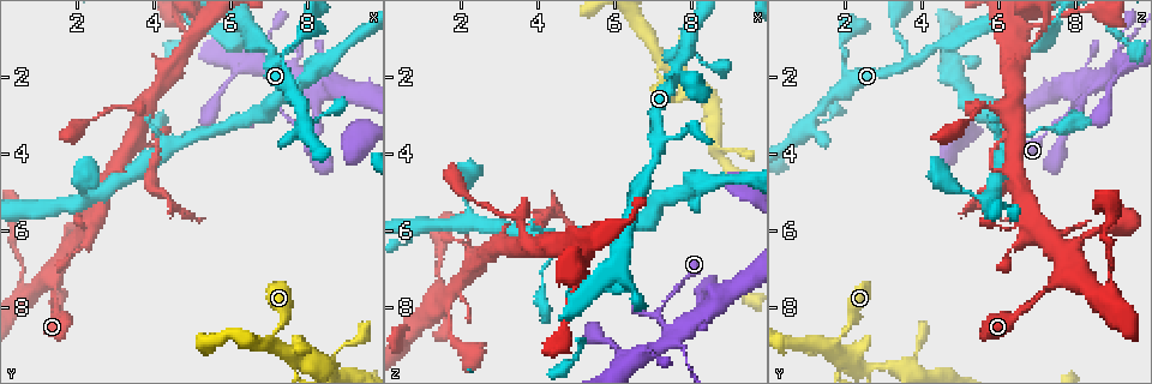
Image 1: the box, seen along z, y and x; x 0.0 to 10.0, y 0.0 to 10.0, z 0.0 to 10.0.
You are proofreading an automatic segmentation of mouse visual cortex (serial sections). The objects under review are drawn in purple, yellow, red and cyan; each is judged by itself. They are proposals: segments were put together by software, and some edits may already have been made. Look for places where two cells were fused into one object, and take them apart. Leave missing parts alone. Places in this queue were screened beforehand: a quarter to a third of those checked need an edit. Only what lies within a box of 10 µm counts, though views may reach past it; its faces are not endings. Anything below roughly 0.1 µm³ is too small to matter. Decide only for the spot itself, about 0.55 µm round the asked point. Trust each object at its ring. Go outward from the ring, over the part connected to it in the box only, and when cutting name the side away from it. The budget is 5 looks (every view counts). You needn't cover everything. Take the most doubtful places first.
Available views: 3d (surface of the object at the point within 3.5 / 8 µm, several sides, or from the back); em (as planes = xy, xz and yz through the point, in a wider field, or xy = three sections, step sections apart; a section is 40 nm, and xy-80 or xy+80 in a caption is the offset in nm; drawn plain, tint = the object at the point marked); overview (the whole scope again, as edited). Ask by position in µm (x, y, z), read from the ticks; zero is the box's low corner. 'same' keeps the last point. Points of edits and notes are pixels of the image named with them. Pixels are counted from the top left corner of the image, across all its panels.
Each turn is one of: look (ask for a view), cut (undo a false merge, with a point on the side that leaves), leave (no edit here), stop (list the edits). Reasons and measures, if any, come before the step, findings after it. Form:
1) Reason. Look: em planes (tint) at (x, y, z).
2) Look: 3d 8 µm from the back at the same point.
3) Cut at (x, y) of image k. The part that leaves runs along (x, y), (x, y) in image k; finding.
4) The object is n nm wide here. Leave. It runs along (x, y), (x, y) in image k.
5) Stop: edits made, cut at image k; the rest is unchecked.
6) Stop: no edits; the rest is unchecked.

Narrows sharply. Look: em xy step 5 (tint) at (7.35, 9.05, 1.75).

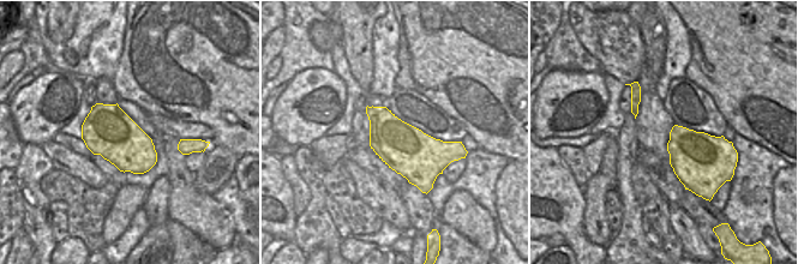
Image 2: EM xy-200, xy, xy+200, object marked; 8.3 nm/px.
Look: 3d 3.5 µm at the same point.

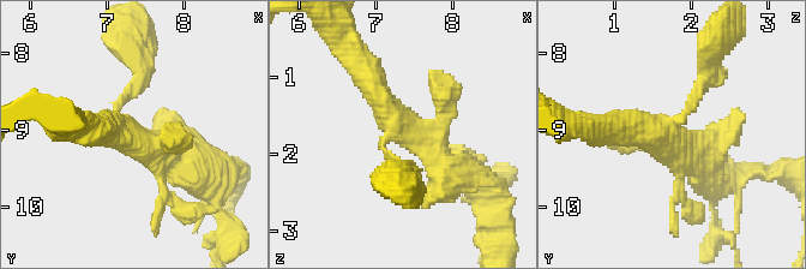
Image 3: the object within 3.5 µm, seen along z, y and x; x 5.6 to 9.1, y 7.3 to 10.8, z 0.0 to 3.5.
Leave. It runs along (139, 71), (116, 119), (187, 163) in image 3; continuous, no second cell.

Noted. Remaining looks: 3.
Four-way junction. Look: 3d 3.5 µm at (5.05, 1.00, 6.40).

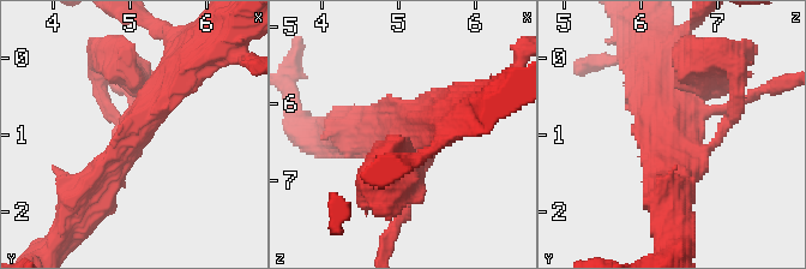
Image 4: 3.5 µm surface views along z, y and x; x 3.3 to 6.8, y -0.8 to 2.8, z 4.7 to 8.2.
Now the EM. Look: em xy step 1 (tint) at (5.05, 0.90, 6.40).

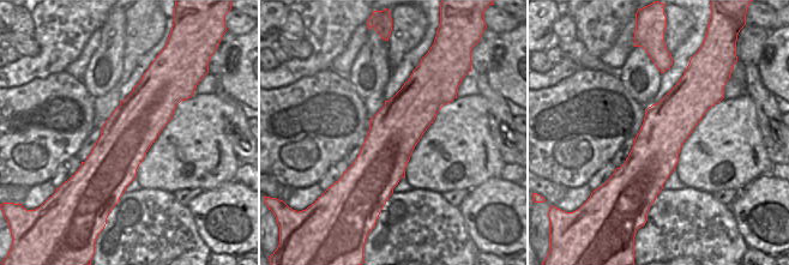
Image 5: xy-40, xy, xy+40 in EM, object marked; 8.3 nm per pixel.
Leave. It runs along (675, 196), (669, 129), (734, 107) in image 4; all the same cell.

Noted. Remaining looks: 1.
Stop: no edits; the rest is unchecked.

